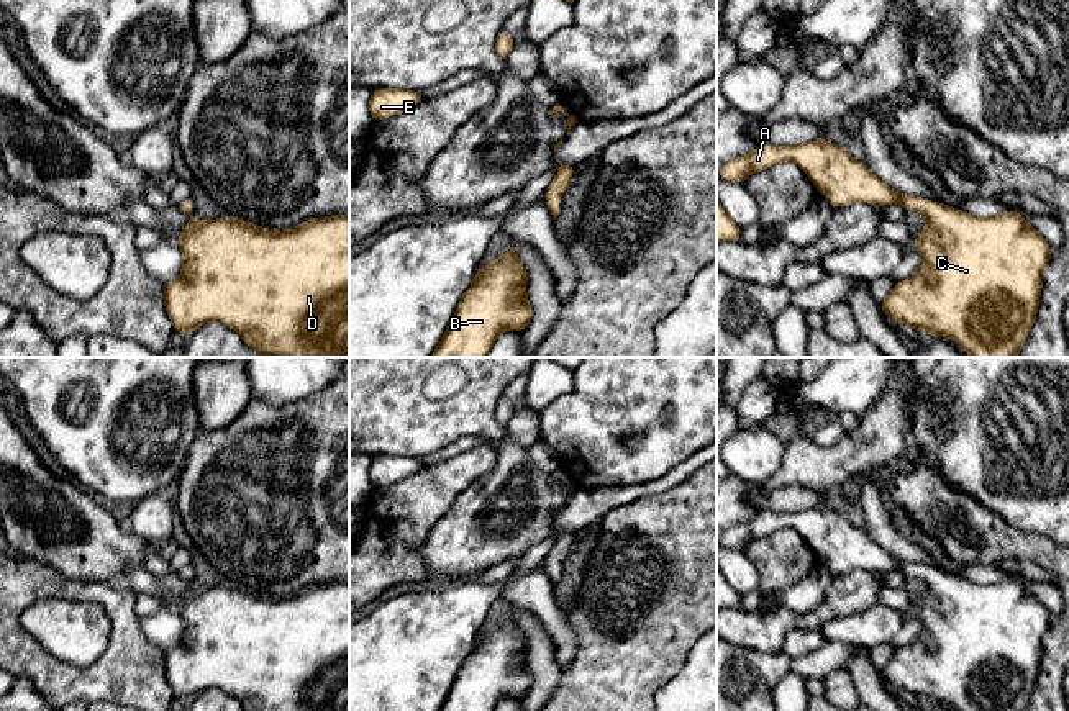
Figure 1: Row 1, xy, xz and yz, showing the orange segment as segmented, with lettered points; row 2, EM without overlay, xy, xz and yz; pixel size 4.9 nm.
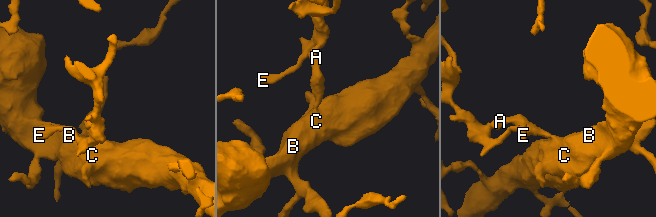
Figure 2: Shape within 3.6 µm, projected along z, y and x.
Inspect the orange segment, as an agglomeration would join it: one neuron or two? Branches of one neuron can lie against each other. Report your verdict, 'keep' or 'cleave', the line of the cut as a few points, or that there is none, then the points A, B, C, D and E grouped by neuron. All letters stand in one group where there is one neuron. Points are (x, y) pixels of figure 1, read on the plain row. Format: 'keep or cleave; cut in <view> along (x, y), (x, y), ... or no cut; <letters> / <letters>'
keep; no cut; A B C D E

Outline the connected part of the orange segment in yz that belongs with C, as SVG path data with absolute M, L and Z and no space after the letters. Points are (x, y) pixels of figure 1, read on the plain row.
M825 505L798 513L762 511L749 521L721 531L721 546L744 550L749 541L777 529L795 529L812 546L833 575L856 568L872 573L903 572L907 578L923 578L926 591L913 608L921 621L920 637L892 655L879 675L898 691L923 701L954 706L958 711L1025 711L1038 680L1043 639L1053 616L1048 608L1017 578L977 585L939 568L894 559L866 531L854 528L843 514Z

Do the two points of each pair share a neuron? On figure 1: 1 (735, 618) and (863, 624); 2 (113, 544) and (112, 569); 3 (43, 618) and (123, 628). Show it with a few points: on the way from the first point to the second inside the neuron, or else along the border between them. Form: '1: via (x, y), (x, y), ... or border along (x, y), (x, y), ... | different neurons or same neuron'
1: border along (863, 610), (832, 618), (818, 631) | different neurons
2: via (112, 551), (112, 562) | same neuron
3: border along (81, 602), (95, 602), (110, 624), (92, 661) | different neurons

